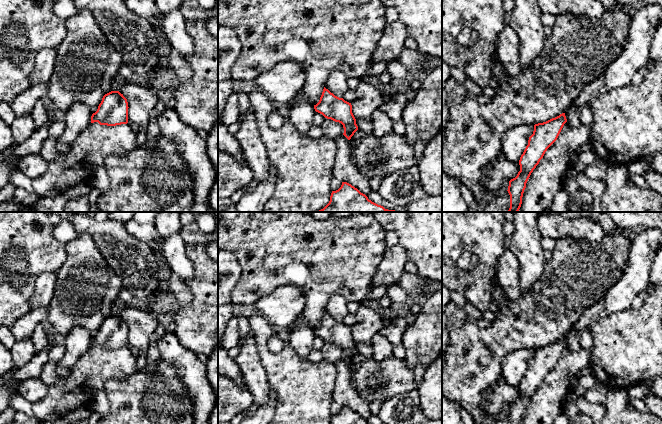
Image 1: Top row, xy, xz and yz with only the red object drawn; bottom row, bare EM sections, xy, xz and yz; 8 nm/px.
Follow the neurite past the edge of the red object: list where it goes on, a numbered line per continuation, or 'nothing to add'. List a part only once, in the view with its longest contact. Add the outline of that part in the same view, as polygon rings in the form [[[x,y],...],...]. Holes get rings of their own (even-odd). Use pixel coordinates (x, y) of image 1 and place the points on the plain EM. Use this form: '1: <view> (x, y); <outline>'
nothing to add

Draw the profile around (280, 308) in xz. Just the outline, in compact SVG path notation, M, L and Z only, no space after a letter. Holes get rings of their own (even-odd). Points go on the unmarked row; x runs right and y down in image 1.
M280 286L262 296L255 306L261 315L278 332L286 332L298 319L305 307L304 293L294 286Z

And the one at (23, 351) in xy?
M30 338L16 341L10 352L14 362L14 368L8 374L13 374L16 370L22 369L37 353Z

